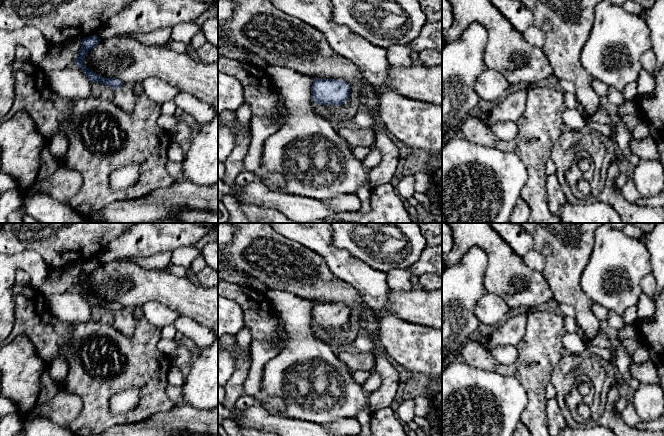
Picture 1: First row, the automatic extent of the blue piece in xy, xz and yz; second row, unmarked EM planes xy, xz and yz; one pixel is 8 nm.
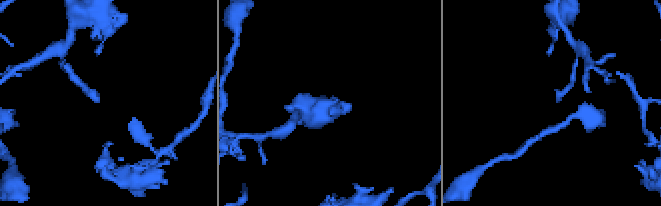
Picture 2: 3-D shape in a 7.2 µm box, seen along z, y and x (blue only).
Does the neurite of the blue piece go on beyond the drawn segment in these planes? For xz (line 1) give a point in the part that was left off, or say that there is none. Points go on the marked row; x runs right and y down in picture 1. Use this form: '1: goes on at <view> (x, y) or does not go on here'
1: does not go on here

